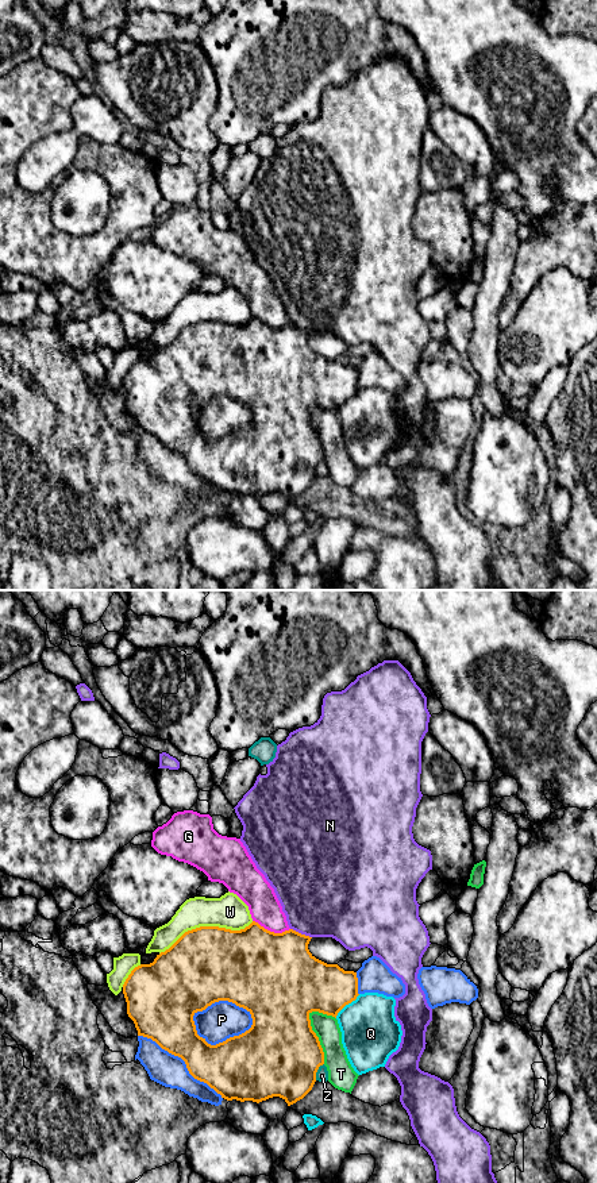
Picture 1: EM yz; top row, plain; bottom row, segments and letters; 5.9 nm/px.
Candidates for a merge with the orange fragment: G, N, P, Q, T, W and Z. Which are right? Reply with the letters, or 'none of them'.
none of them

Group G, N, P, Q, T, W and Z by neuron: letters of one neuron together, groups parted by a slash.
G / N / P / Q W / T / Z

